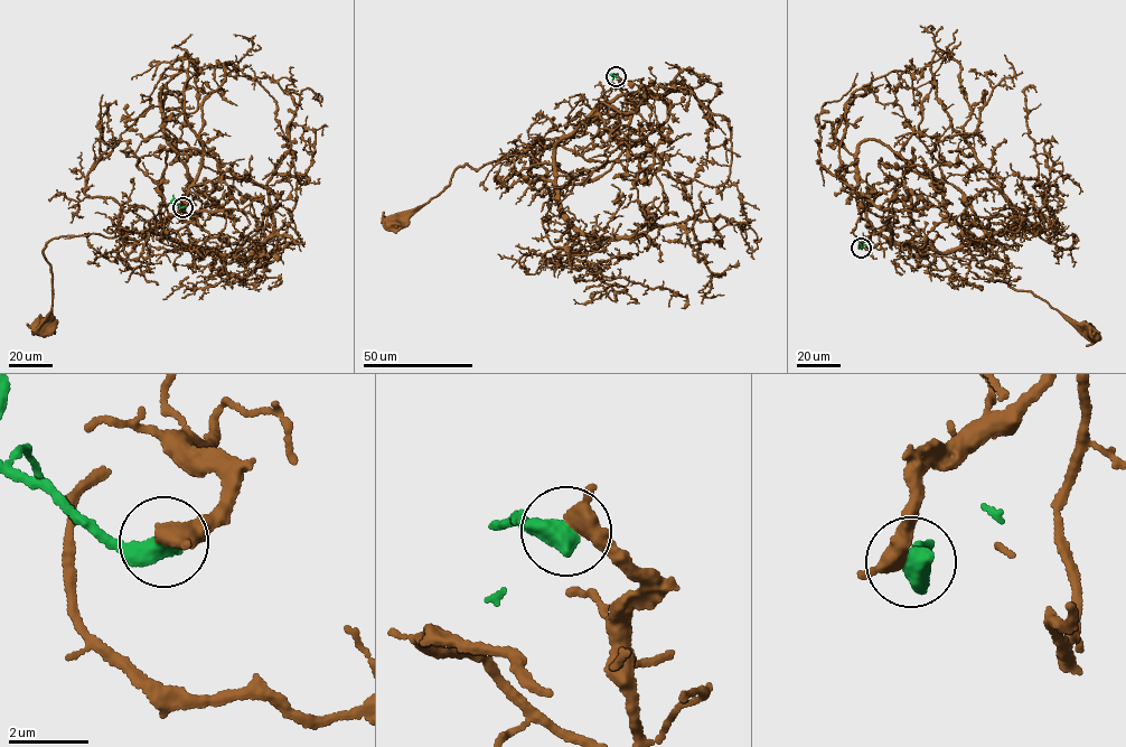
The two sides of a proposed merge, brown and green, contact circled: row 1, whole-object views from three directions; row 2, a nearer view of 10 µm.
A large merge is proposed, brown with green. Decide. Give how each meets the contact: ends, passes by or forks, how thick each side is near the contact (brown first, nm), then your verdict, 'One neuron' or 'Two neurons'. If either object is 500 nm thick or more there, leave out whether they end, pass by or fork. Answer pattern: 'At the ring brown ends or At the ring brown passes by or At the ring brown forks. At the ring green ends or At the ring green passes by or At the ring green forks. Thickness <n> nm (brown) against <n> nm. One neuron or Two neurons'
Thickness 400 nm (brown) against 600 nm. Two neurons

